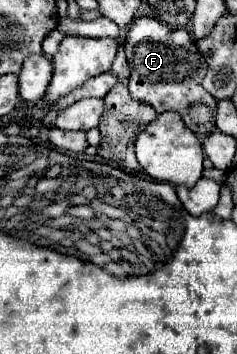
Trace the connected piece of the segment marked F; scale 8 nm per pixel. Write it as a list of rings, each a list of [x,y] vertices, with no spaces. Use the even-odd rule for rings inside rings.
[[[147,16],[135,18],[125,36],[125,56],[131,68],[129,96],[133,100],[149,104],[157,114],[167,110],[179,112],[185,126],[195,134],[203,136],[213,132],[217,100],[201,86],[207,62],[187,30],[167,28],[167,24]]]

